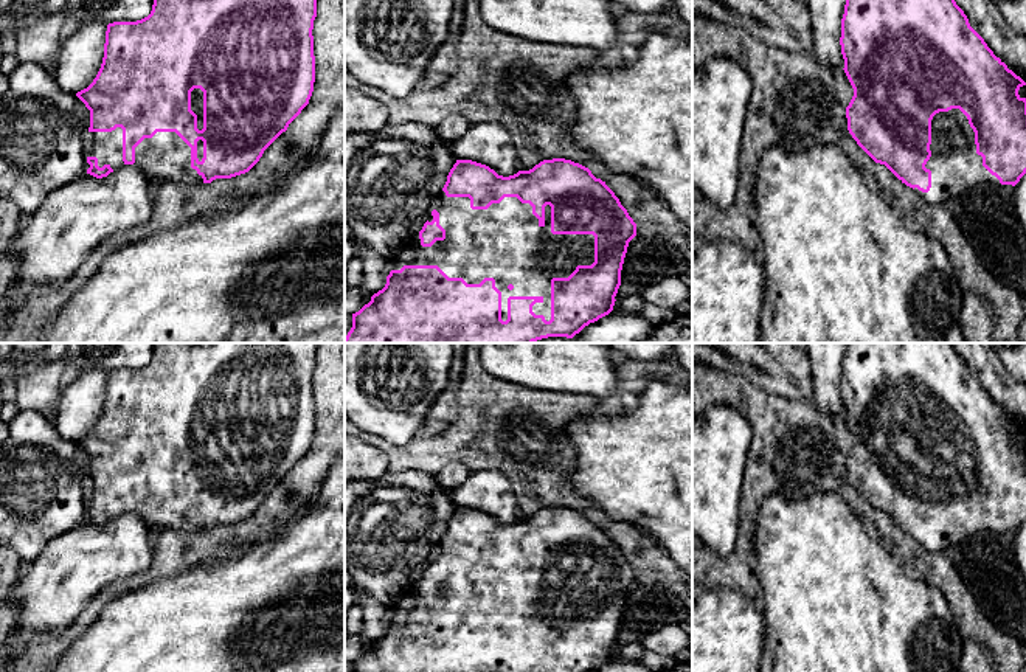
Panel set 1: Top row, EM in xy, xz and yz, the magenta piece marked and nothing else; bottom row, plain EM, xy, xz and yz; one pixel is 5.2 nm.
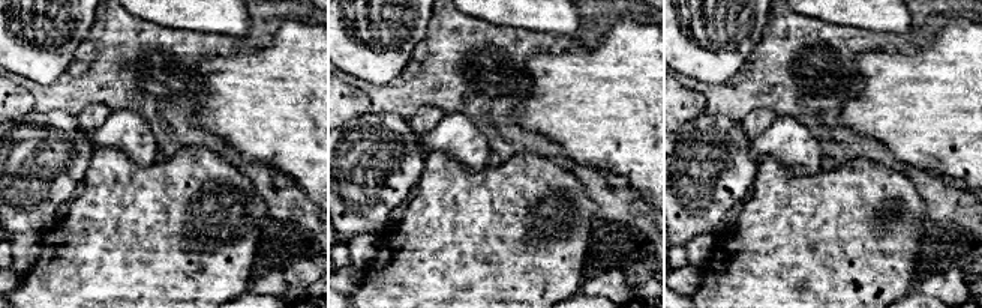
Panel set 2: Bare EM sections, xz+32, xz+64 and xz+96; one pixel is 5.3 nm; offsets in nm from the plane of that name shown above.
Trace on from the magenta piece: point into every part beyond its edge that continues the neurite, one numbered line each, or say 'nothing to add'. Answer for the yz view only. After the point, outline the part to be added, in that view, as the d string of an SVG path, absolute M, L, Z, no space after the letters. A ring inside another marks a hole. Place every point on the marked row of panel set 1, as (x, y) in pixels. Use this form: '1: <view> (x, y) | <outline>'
1: yz (955, 166) | M959 109L933 116L930 151L925 168L931 171L931 188L928 192L913 189L928 205L944 205L979 185L1001 185L983 166L983 157L976 154L975 132Z

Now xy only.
1: xy (165, 157) | M157 132L135 147L135 168L149 182L203 183L191 168L191 147L175 132Z

